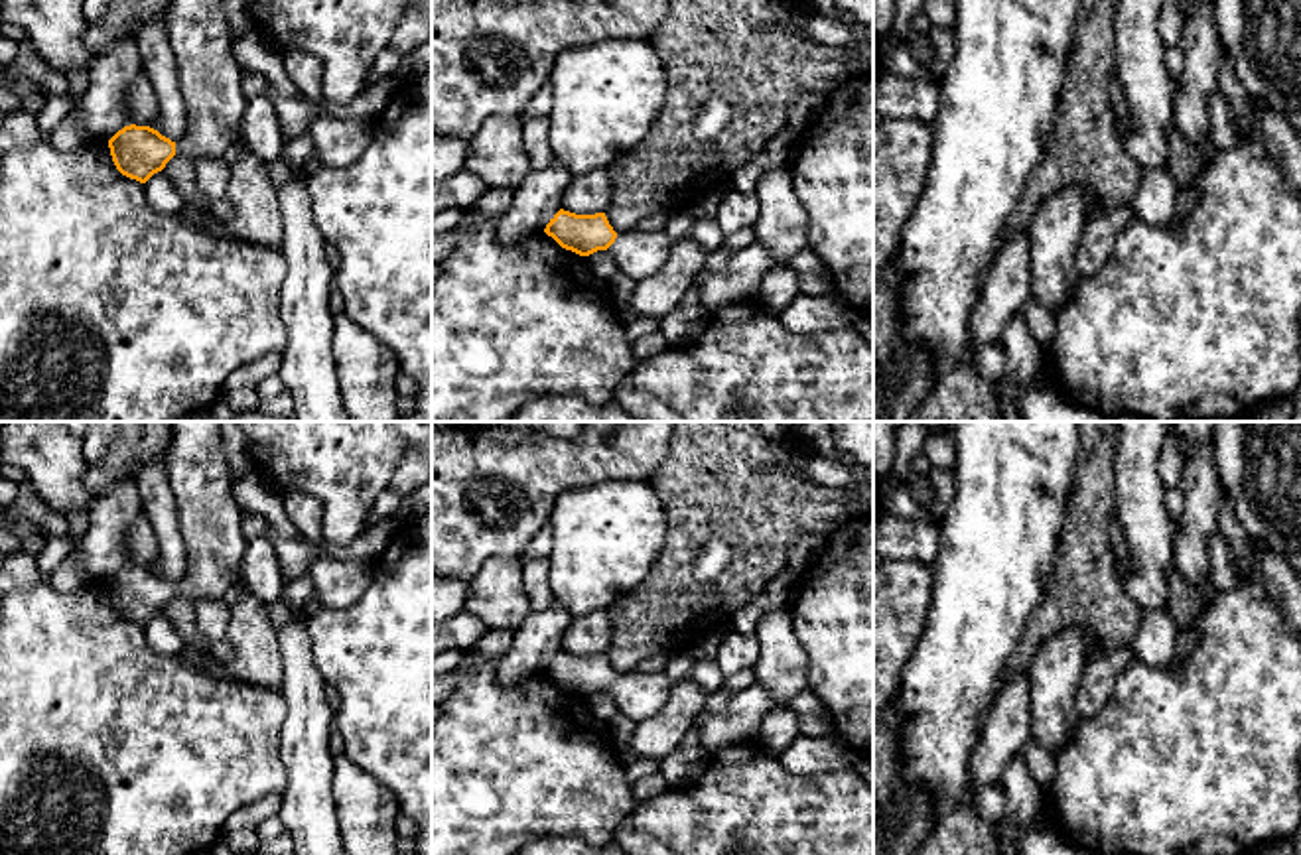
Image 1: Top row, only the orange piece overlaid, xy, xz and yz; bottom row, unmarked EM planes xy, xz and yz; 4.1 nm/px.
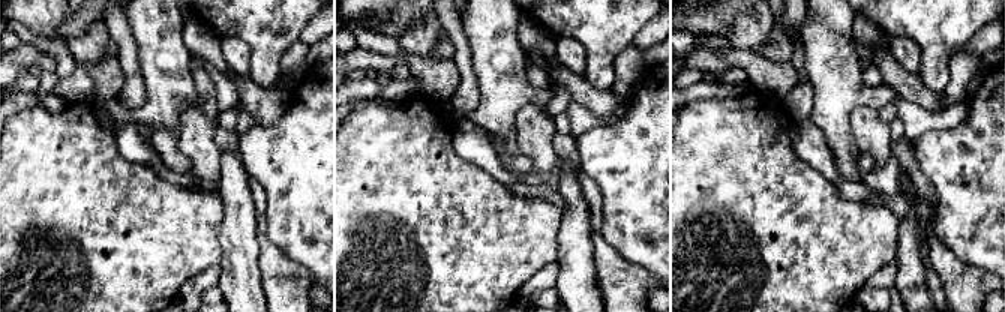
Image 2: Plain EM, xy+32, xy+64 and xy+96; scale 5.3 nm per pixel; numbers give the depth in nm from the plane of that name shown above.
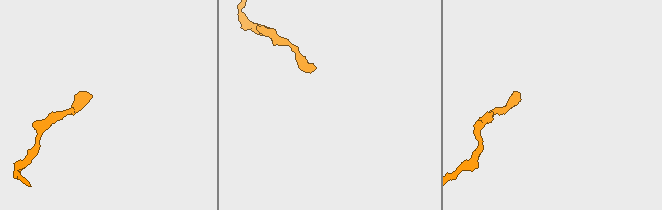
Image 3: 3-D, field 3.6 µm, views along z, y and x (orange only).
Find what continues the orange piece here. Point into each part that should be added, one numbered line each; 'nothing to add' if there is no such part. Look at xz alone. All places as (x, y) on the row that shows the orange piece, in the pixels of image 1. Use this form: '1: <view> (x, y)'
1: xz (639, 255)

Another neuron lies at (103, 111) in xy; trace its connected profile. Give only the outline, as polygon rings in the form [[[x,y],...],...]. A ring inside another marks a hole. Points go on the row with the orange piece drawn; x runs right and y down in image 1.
[[[116,39],[95,53],[87,95],[73,104],[95,138],[110,140],[118,130],[132,124],[126,91],[142,73],[144,65],[136,39]]]

